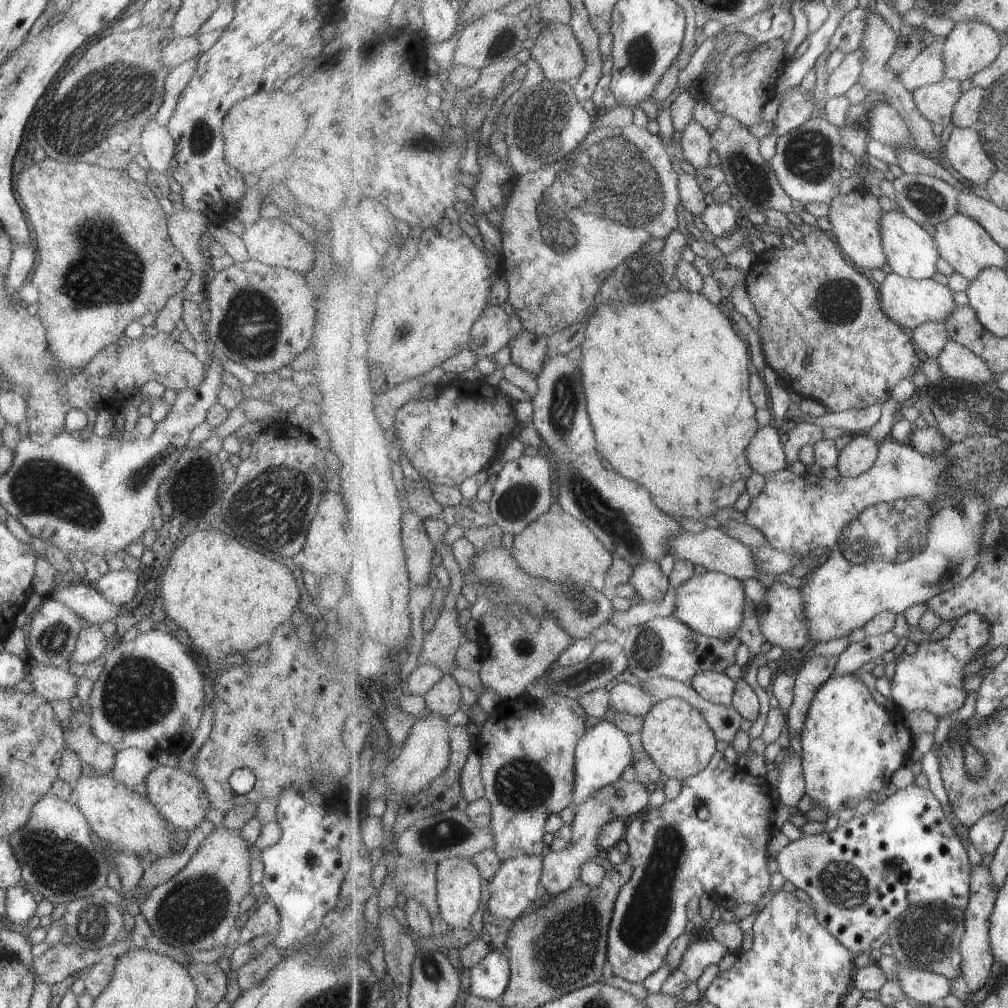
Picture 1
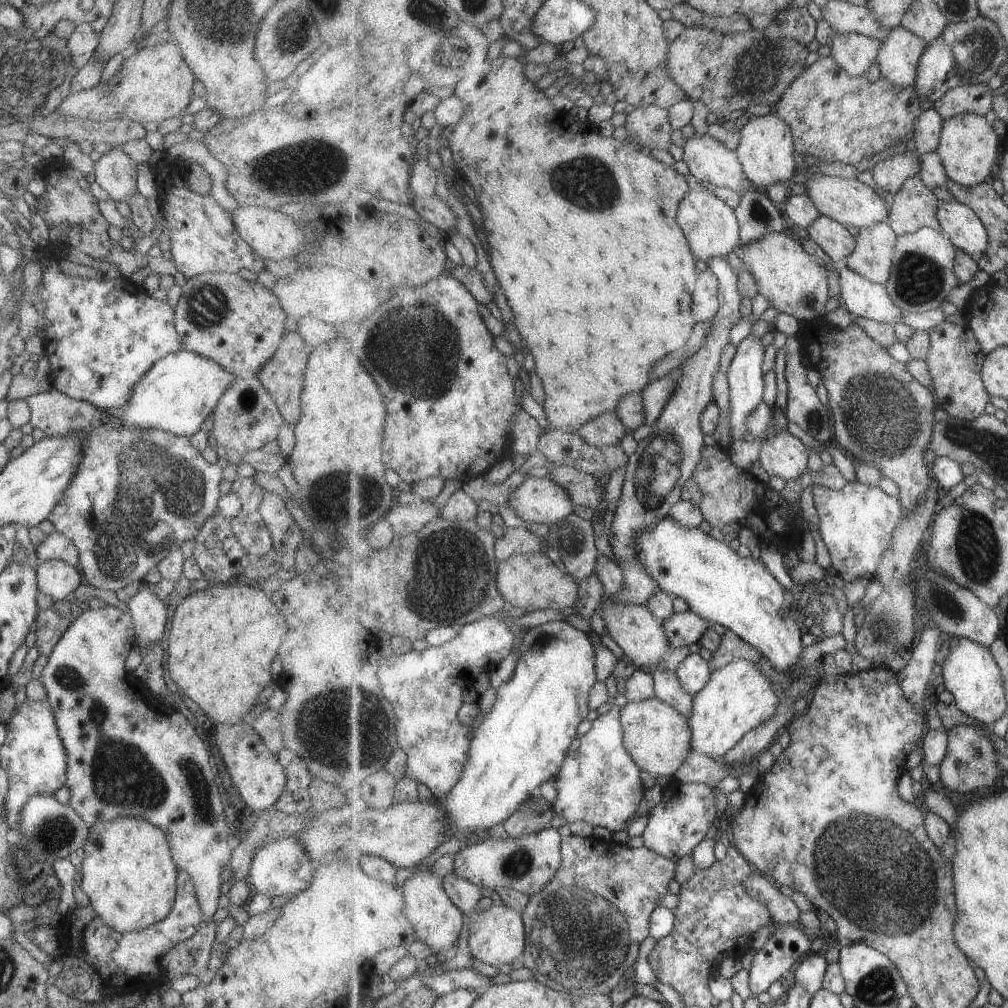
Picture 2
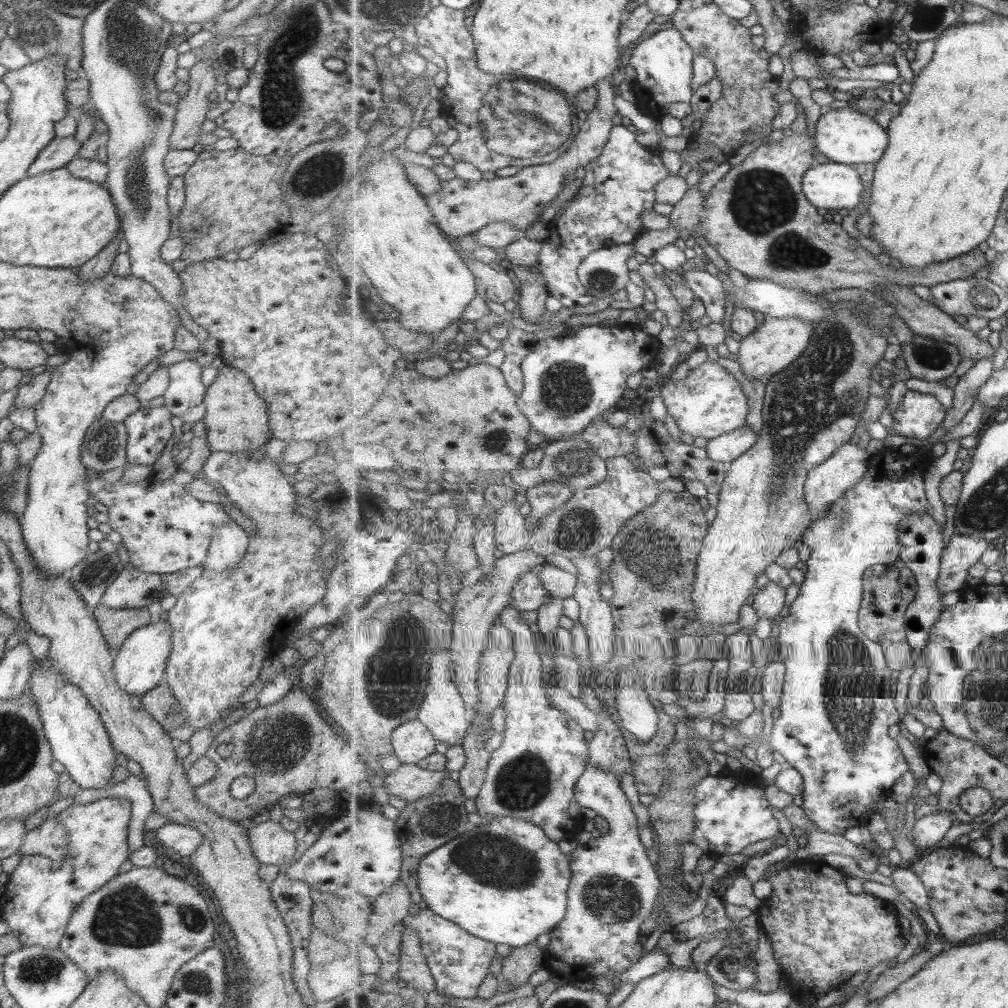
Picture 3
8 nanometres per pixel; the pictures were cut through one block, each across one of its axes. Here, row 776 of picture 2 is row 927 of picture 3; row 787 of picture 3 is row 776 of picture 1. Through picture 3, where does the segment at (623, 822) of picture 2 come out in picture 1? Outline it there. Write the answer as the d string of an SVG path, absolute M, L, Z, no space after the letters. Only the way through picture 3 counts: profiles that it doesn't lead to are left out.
M602 720L590 728L576 748L576 785L573 790L575 796L570 808L576 811L583 802L587 802L589 796L621 779L625 768L632 765L633 755L629 735L611 720Z

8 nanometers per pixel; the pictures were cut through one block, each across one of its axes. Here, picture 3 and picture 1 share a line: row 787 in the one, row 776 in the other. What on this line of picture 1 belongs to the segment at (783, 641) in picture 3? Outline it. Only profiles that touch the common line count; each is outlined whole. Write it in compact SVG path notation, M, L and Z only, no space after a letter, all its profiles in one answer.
M856 673L843 674L843 676L831 677L825 684L822 684L812 699L812 703L804 722L803 732L800 736L800 744L802 745L802 759L804 768L804 777L806 782L806 795L812 799L813 805L817 808L827 810L828 816L838 816L843 808L855 808L859 806L863 800L869 798L873 792L880 793L883 788L891 782L893 774L907 762L909 752L911 752L911 729L907 728L906 722L903 720L893 720L895 716L891 716L887 709L879 706L873 698L873 692L867 688L867 683L859 681L855 678Z

